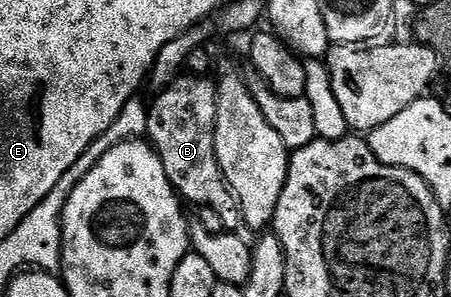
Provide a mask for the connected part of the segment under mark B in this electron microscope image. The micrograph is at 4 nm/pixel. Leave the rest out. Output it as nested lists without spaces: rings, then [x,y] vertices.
[[[178,76],[169,86],[157,94],[158,98],[148,107],[149,129],[148,141],[151,143],[157,155],[163,160],[163,172],[167,172],[167,180],[171,180],[174,190],[186,203],[194,202],[197,208],[206,206],[211,212],[216,212],[219,220],[223,220],[223,231],[237,232],[242,229],[243,219],[241,206],[237,203],[237,197],[225,179],[221,165],[217,159],[215,140],[217,139],[217,88],[205,76]]]

